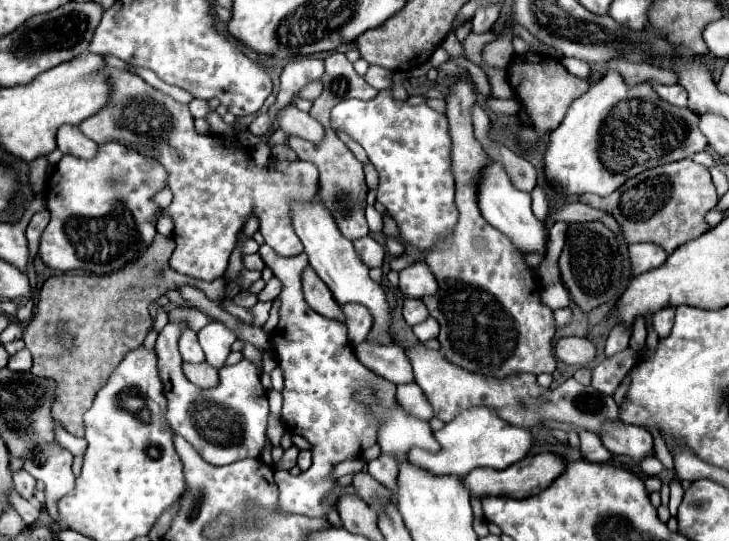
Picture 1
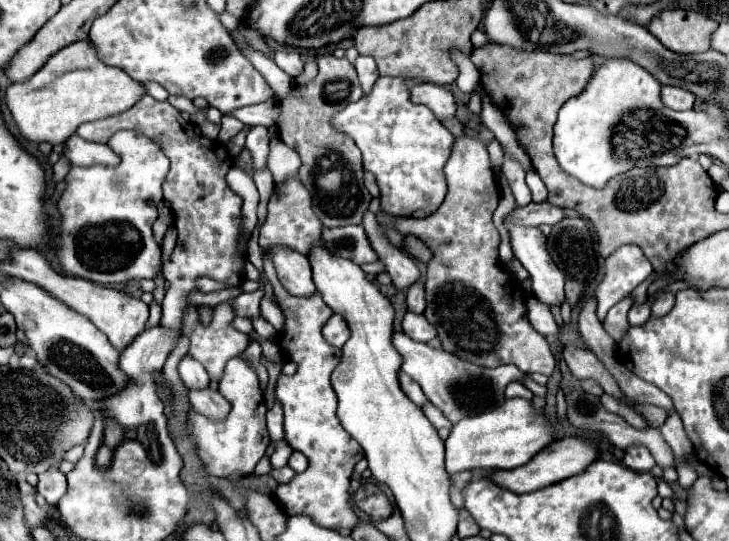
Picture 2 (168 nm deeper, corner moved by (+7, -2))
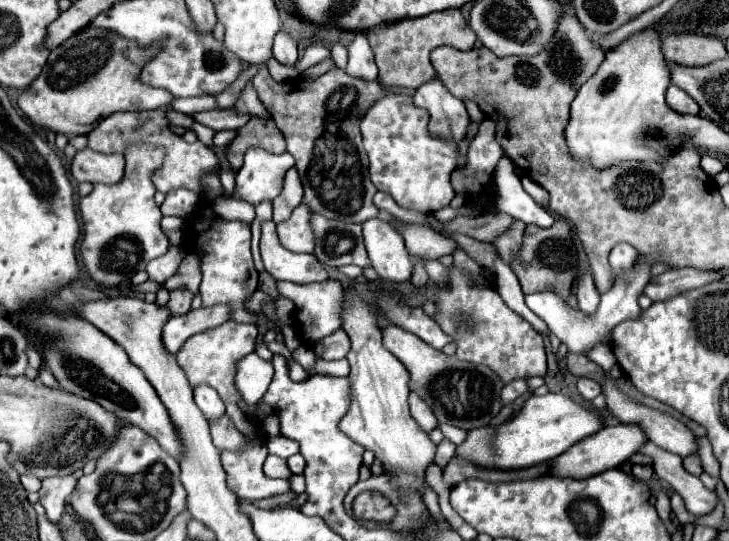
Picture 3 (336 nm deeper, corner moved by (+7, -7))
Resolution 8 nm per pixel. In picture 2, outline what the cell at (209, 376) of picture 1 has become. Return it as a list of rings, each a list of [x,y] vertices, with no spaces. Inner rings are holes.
[[[210,387],[192,389],[188,393],[188,399],[194,411],[200,411],[210,419],[224,419],[224,415],[228,413],[228,401],[224,401],[224,397]]]

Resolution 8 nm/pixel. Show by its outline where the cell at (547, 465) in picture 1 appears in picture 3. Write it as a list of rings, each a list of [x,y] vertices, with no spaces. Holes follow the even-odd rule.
[[[618,424],[610,428],[602,428],[594,436],[588,436],[586,440],[580,440],[572,450],[564,452],[552,462],[552,474],[556,476],[574,476],[574,478],[588,478],[592,474],[600,474],[610,468],[618,468],[620,464],[628,462],[634,454],[642,450],[642,446],[648,442],[646,432],[638,424]]]

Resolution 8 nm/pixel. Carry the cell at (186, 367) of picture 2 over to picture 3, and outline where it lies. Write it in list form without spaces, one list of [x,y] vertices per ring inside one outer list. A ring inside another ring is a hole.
[[[204,384],[202,386],[196,386],[194,400],[196,400],[198,408],[202,410],[202,414],[206,416],[208,422],[214,422],[214,420],[218,420],[218,418],[224,416],[224,402],[214,392],[214,388],[204,386]]]

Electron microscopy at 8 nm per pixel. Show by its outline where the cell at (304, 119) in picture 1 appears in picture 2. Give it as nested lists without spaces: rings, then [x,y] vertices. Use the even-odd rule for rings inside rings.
[[[272,97],[264,103],[258,103],[258,105],[248,105],[248,107],[242,107],[240,111],[232,113],[232,117],[240,119],[242,123],[246,125],[264,125],[264,127],[272,127],[278,123],[278,117],[280,117],[280,103]]]

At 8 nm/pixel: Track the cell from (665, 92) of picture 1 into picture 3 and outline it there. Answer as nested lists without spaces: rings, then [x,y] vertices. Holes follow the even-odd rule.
[[[670,86],[666,92],[666,104],[678,114],[698,114],[700,106],[678,86]]]

